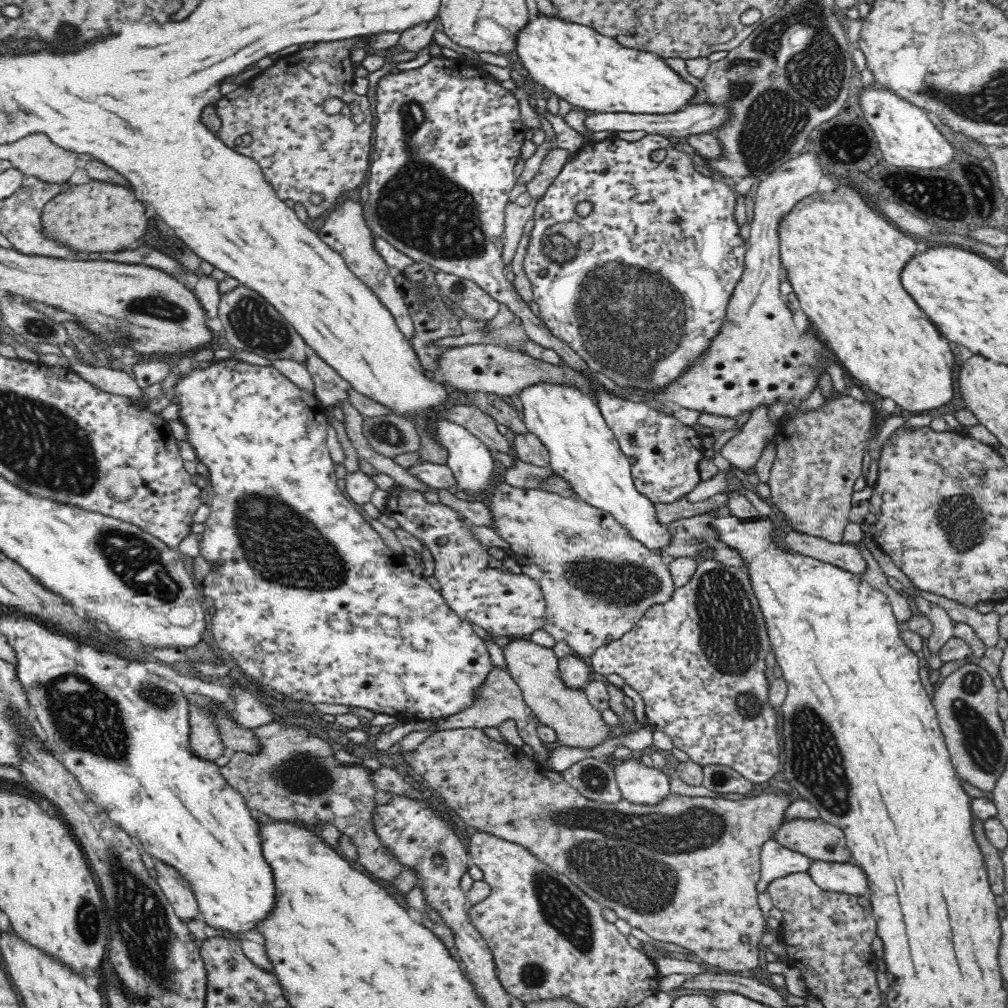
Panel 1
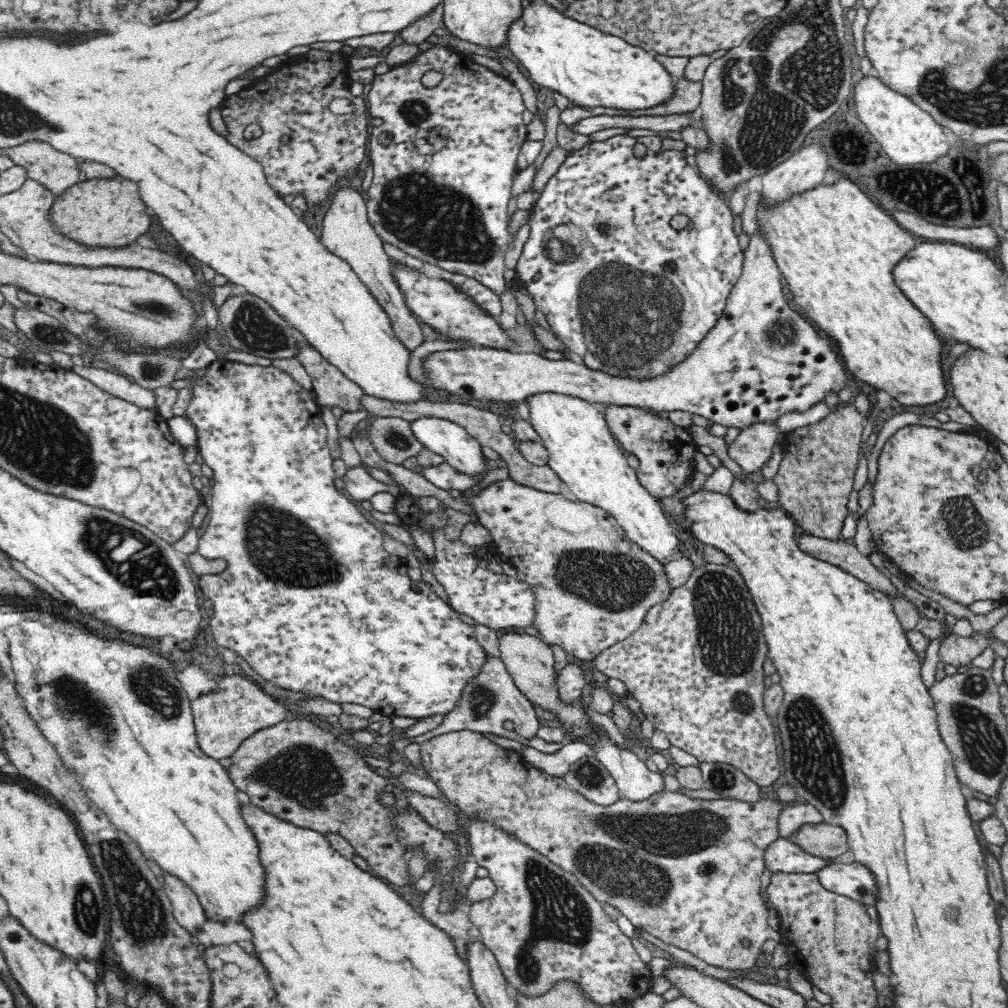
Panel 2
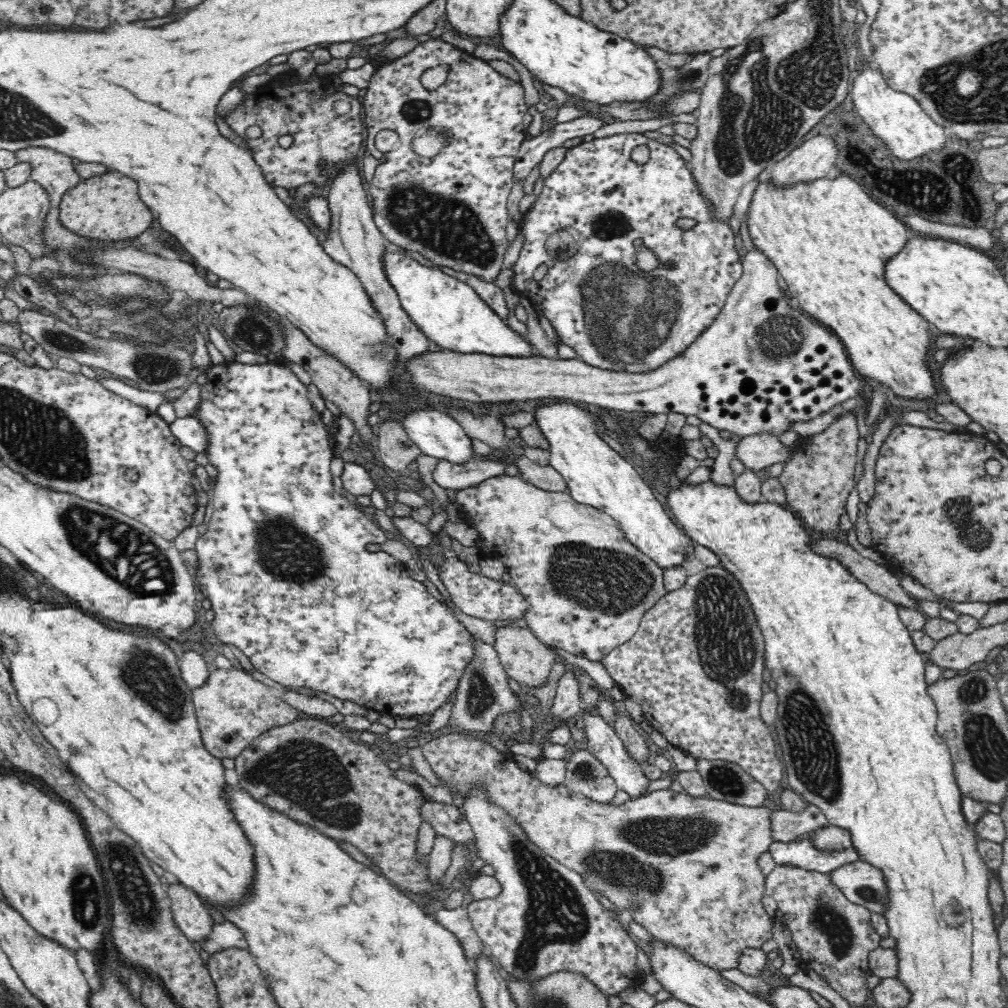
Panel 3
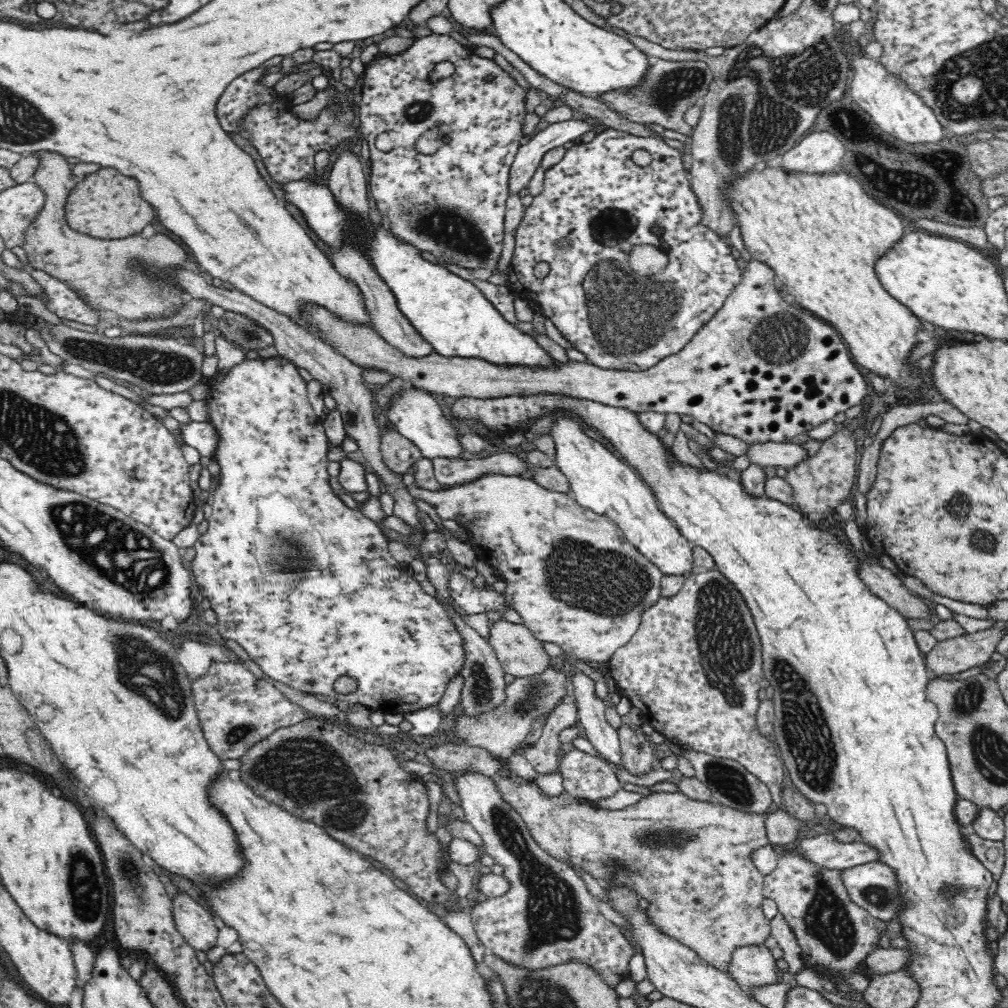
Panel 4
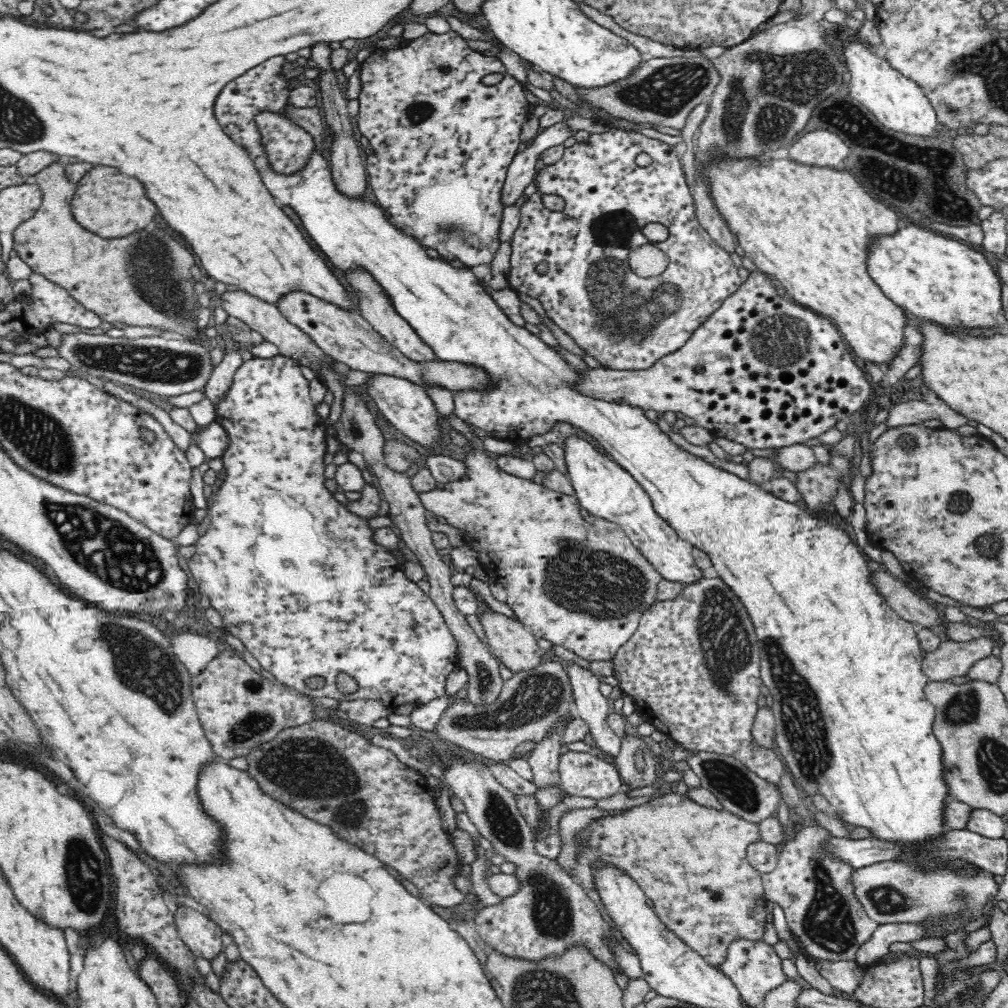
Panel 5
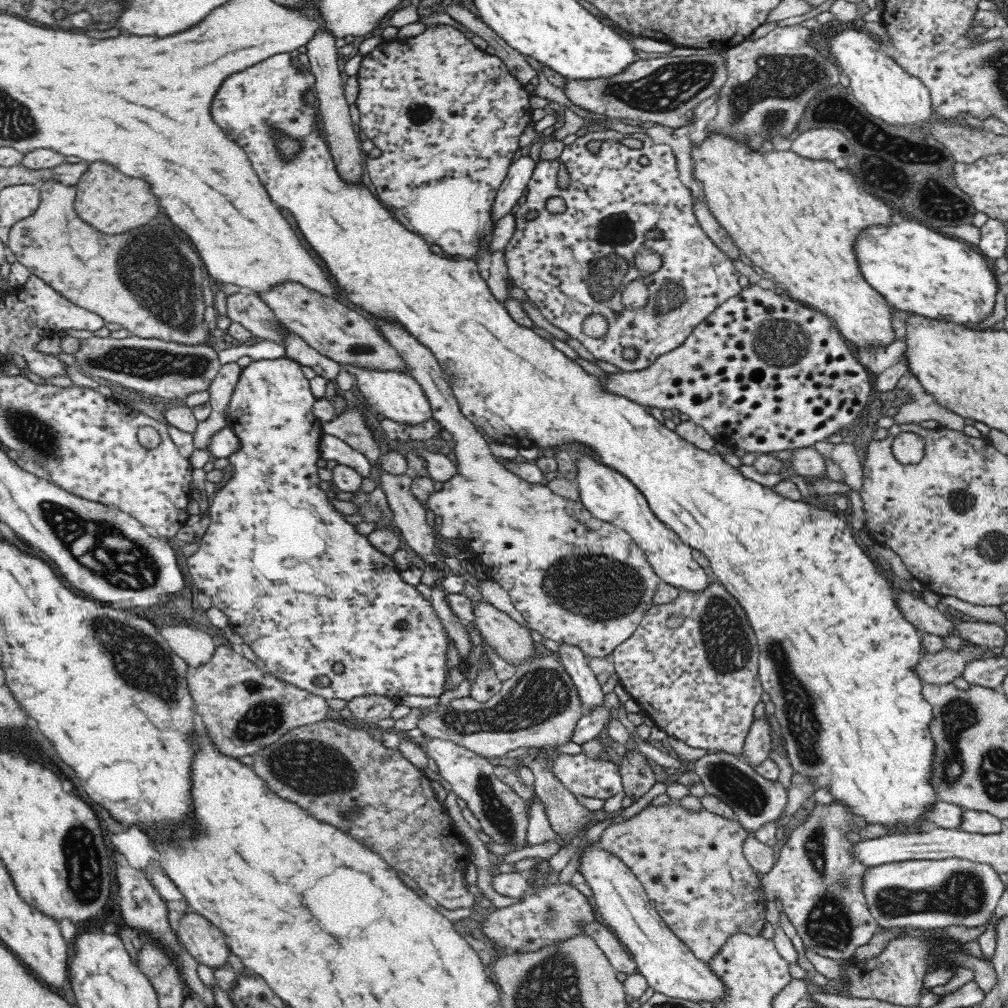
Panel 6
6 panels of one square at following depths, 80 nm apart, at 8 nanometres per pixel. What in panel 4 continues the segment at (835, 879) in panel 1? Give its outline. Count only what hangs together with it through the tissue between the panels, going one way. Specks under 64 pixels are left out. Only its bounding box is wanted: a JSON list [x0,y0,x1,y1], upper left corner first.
[840,861,898,921]

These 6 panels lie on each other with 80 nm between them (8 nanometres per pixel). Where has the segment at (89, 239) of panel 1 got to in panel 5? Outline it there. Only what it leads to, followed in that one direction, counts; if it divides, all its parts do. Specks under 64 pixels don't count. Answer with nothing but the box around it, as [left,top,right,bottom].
[70,165,156,238]

